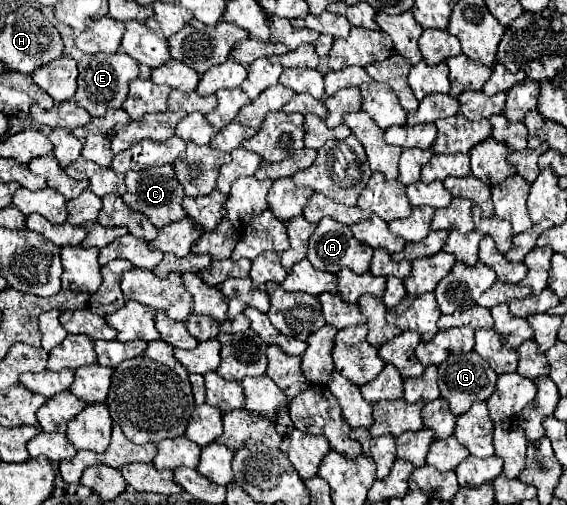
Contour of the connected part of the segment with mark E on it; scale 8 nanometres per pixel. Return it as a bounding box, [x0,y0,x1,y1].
[73,51,139,117]

